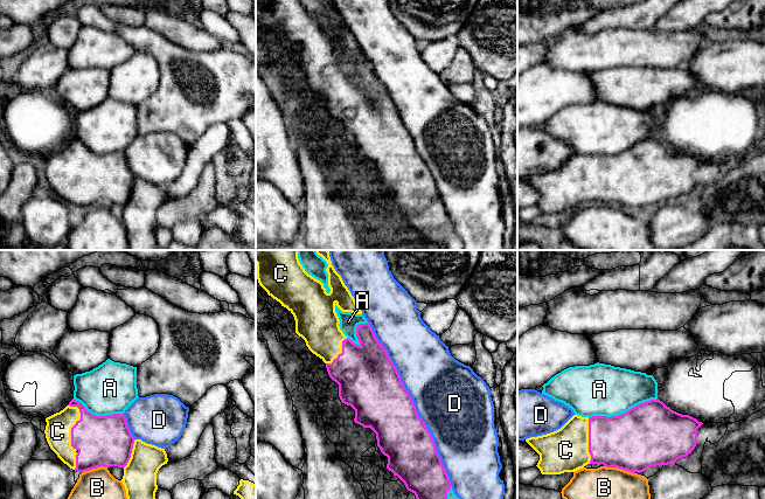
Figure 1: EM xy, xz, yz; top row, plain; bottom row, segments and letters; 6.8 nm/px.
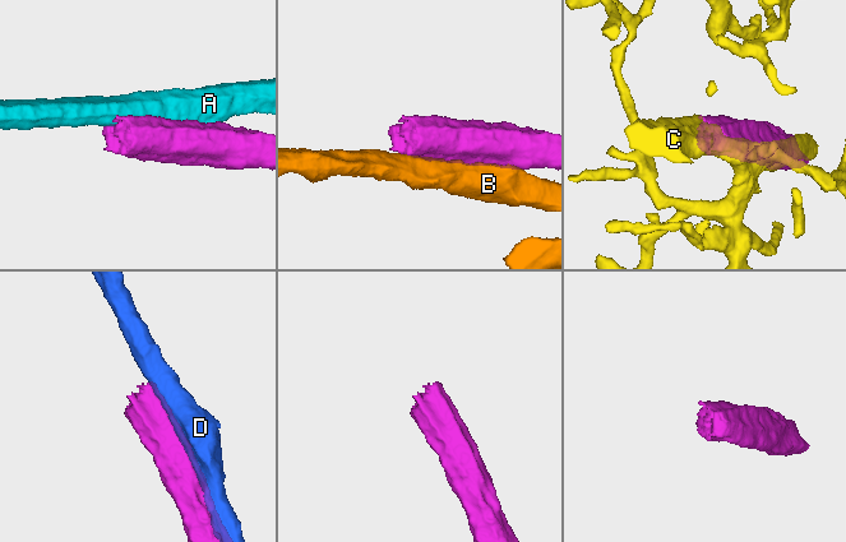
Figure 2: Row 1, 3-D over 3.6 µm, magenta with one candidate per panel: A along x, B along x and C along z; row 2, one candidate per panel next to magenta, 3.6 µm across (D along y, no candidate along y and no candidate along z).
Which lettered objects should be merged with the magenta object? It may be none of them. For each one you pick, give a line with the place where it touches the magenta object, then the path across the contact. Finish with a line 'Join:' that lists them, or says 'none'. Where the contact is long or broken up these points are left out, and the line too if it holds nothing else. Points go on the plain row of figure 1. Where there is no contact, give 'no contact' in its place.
C: contact xy (75, 163)
Join: C

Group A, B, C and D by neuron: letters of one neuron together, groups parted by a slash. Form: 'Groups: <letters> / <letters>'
Groups: A / B / C / D

